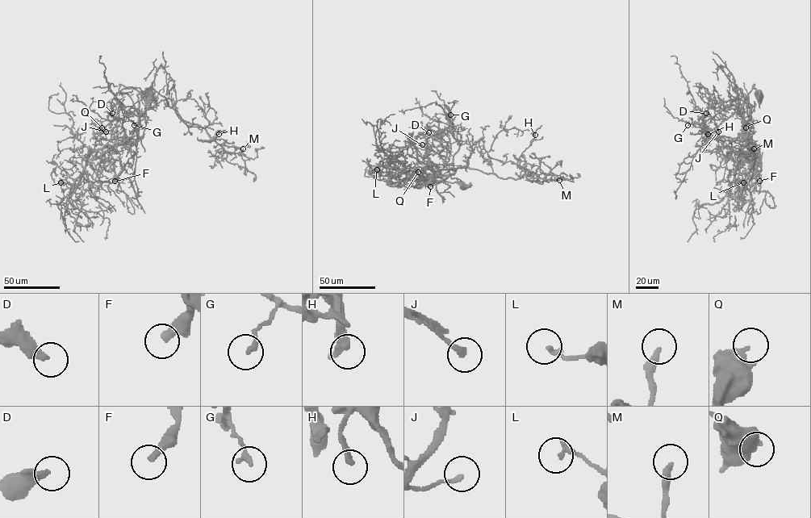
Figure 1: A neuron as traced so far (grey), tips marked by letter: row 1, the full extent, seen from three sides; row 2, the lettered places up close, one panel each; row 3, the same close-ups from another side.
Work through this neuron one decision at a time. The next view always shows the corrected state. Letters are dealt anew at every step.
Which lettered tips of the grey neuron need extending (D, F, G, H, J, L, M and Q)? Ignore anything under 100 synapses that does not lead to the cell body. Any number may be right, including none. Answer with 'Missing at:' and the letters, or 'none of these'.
Missing at: F

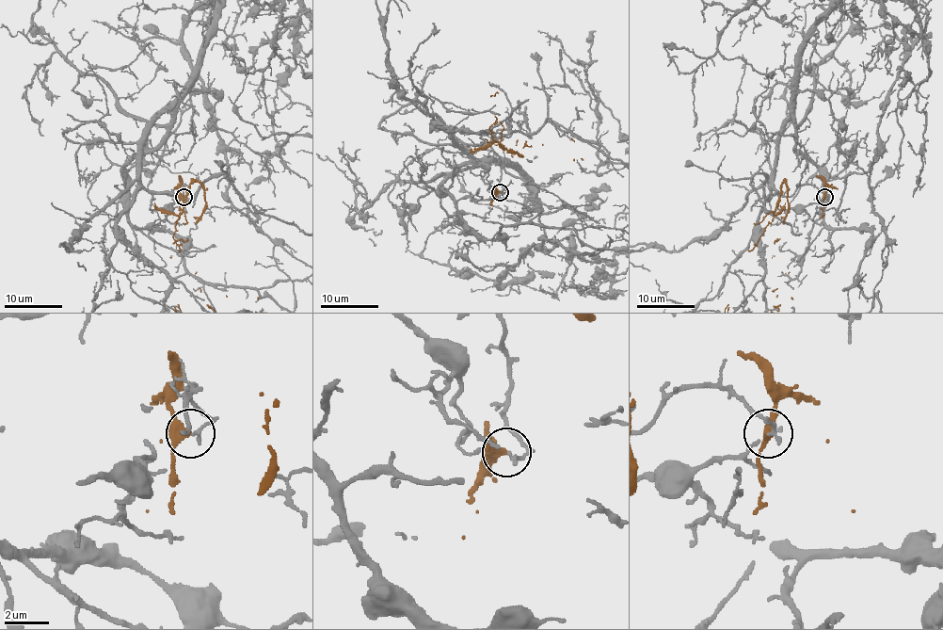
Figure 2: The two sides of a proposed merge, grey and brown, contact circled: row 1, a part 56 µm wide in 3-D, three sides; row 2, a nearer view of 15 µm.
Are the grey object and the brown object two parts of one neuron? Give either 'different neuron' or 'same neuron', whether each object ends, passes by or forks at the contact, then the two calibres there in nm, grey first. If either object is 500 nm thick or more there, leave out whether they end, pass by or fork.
different neuron | grey ends | brown passes by | 190/340 nm

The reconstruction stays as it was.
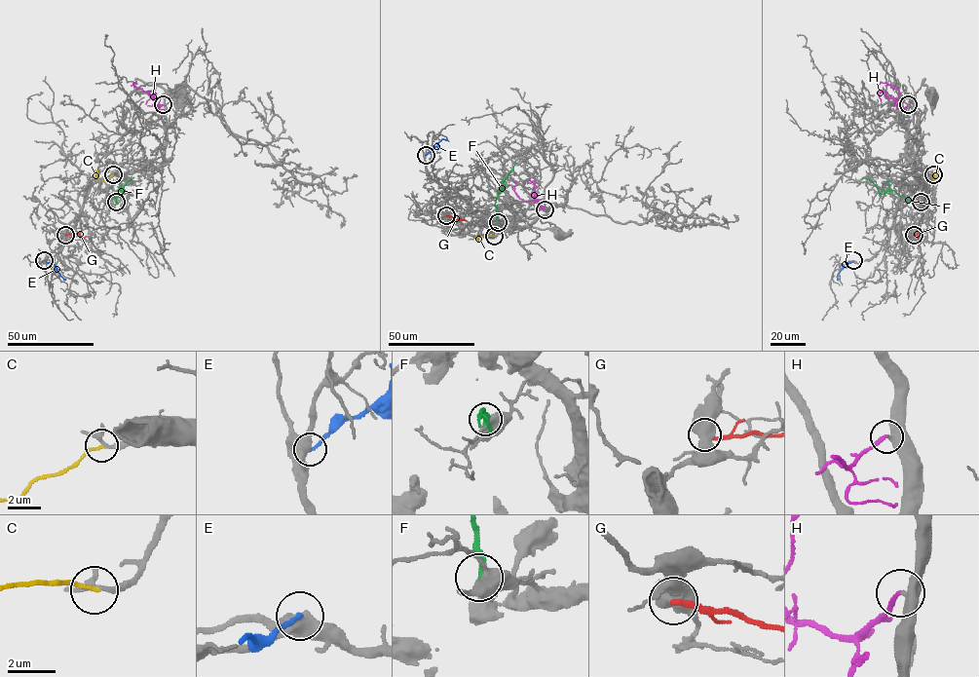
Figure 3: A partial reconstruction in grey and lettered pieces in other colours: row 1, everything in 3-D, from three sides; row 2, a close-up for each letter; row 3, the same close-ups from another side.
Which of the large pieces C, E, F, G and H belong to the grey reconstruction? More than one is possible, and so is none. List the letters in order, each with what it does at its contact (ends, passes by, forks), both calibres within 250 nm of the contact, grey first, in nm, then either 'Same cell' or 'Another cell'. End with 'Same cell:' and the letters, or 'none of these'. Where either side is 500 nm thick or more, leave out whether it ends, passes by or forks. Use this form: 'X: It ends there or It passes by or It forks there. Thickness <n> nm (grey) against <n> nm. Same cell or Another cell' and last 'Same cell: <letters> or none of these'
C: It ends there. Thickness 200 nm (grey) against 180 nm. Another cell
E: It ends there. Thickness 440 nm (grey) against 190 nm. Another cell
F: It ends there. Thickness 400 nm (grey) against 260 nm. Another cell
G: Thickness 500 nm (grey) against 240 nm. Another cell
H: It ends there. Thickness 480 nm (grey) against 200 nm. Same cell
Same cell: H

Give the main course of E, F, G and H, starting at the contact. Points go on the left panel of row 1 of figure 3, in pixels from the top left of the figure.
E: (44, 260), (56, 267), (65, 281)
F: (116, 202), (113, 197), (116, 190), (123, 191), (126, 182), (133, 177)
G: (65, 235), (86, 236)
H: (163, 104), (158, 107), (150, 94), (132, 84), (136, 84)

